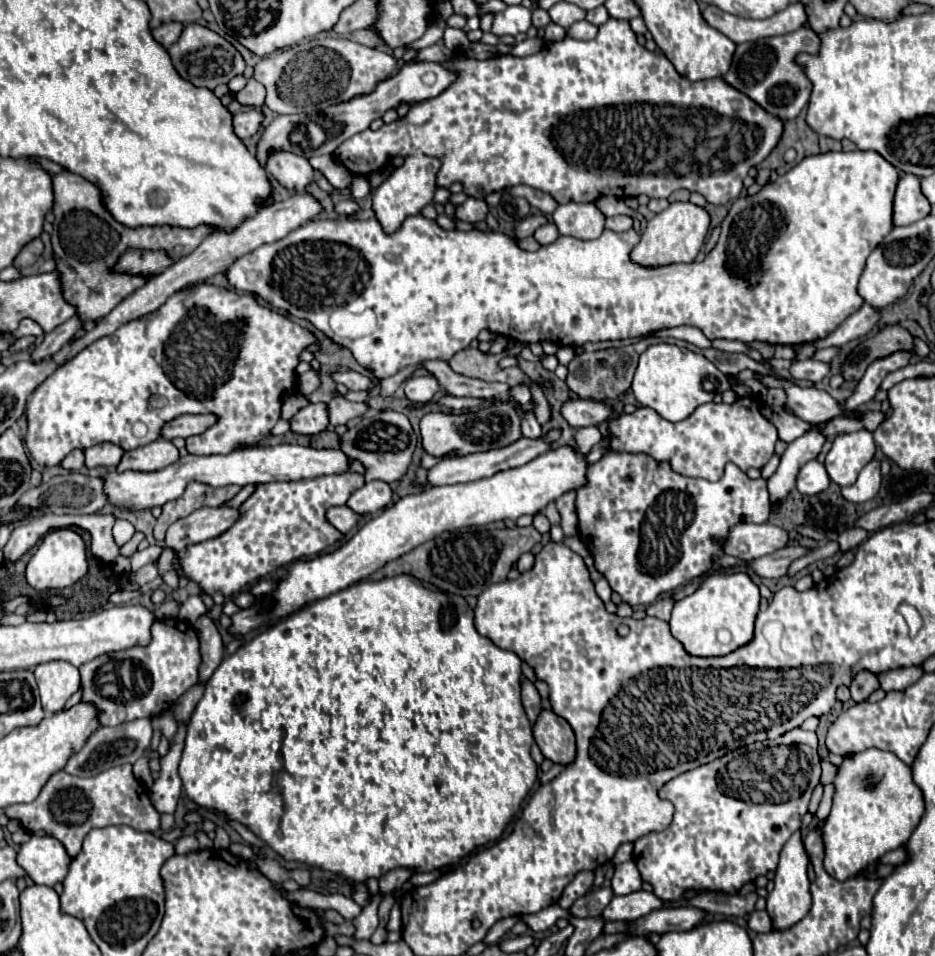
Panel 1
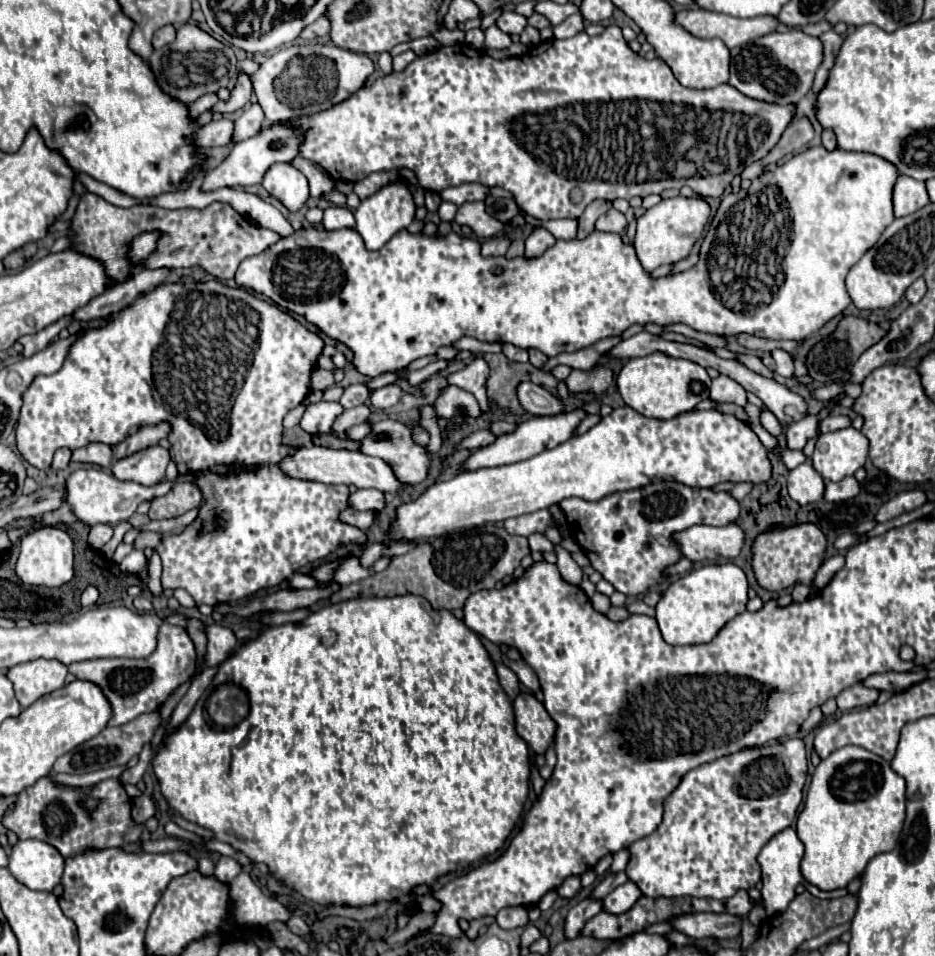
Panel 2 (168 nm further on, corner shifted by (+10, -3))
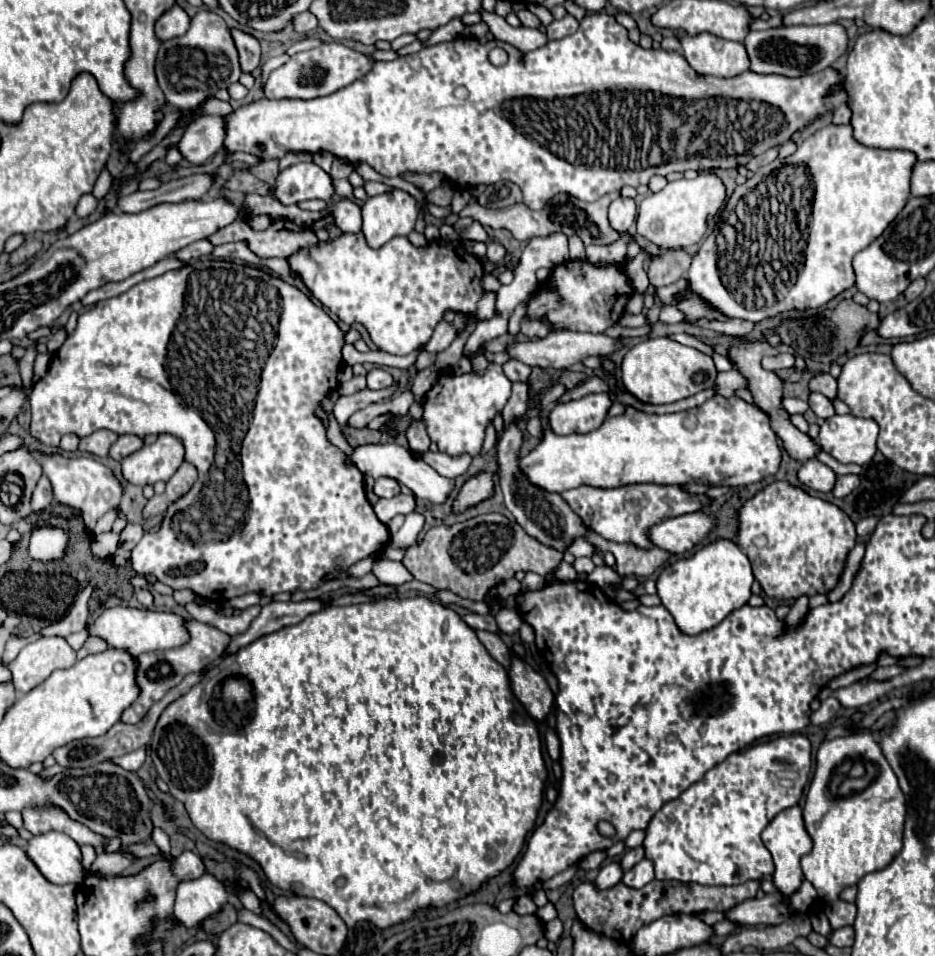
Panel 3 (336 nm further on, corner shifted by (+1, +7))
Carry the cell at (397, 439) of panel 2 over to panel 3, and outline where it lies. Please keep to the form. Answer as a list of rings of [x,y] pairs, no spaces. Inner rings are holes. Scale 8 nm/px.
[[[426,452],[426,454],[422,456],[422,460],[424,460],[426,464],[430,464],[438,474],[448,476],[448,478],[462,476],[462,474],[468,470],[470,462],[472,462],[470,456],[450,458],[448,454],[442,454],[442,452],[436,452],[436,454],[434,454],[434,452]]]

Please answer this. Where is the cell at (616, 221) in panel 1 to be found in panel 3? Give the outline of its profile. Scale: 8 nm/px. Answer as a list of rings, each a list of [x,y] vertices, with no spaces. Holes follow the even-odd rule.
[[[616,198],[610,204],[608,210],[608,218],[612,228],[616,228],[618,232],[628,232],[628,228],[634,224],[636,220],[636,204],[632,198]]]

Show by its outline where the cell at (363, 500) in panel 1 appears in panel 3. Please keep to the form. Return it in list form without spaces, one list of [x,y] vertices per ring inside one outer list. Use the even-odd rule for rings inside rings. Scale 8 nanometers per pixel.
[[[378,478],[374,484],[374,494],[380,498],[392,498],[396,494],[400,494],[400,484],[394,478]]]

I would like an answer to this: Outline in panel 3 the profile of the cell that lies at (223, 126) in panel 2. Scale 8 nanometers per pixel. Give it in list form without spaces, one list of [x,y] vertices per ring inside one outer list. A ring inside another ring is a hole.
[[[200,116],[182,134],[178,150],[190,164],[204,164],[222,150],[226,130],[222,116]]]

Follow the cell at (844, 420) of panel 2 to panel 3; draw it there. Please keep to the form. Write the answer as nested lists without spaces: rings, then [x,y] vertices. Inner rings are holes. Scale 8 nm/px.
[[[812,392],[812,394],[810,394],[808,406],[810,406],[810,410],[812,410],[816,416],[820,416],[820,418],[830,418],[830,416],[834,416],[832,402],[830,402],[824,394],[820,394],[820,392]]]

